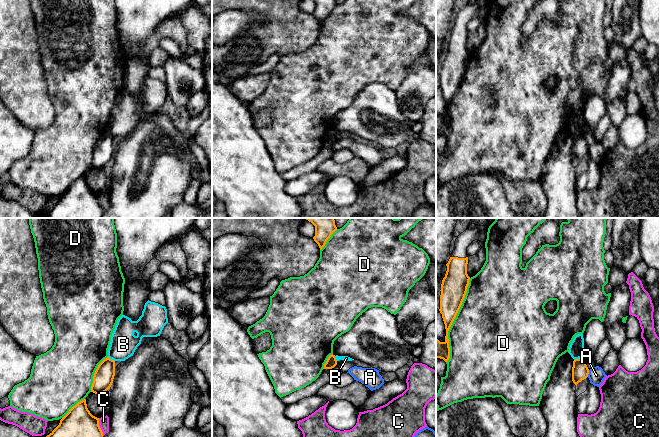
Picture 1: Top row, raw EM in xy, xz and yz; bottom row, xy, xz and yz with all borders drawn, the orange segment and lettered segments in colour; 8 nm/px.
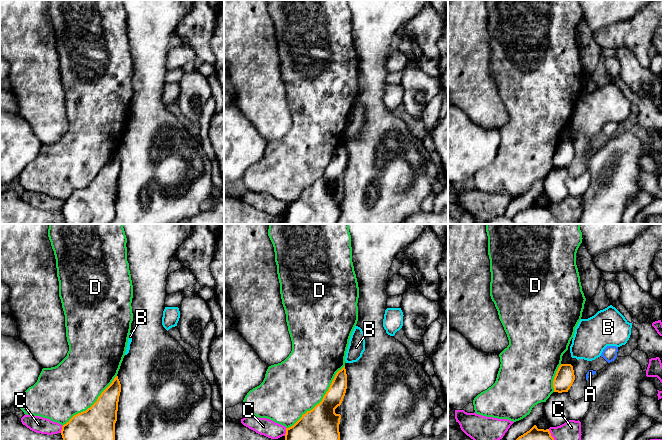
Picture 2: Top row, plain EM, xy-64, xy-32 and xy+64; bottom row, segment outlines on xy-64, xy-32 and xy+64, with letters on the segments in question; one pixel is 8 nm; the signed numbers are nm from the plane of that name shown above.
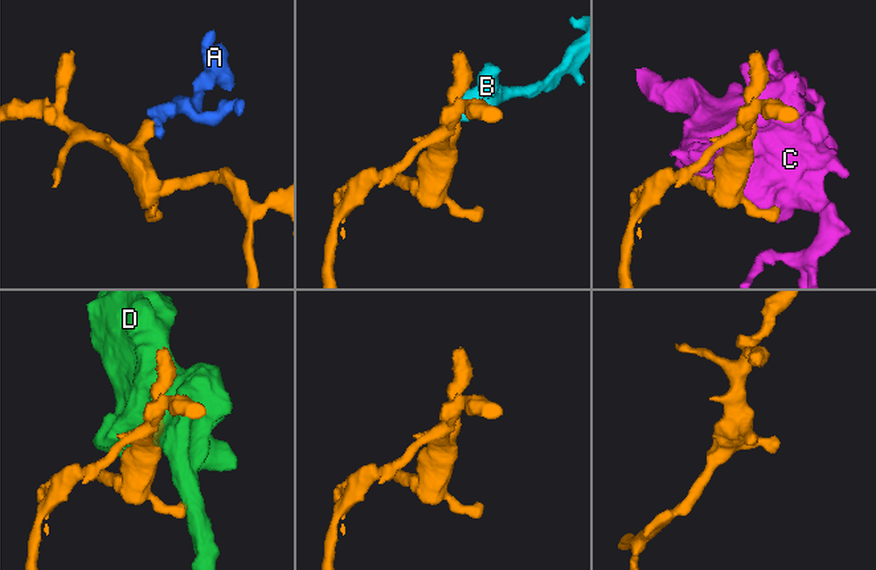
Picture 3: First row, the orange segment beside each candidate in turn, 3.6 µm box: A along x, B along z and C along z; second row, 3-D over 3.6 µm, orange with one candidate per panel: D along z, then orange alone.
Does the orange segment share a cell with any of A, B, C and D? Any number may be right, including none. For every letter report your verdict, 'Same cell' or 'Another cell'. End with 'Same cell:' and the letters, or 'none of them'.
A: Another cell
B: Another cell
C: Another cell
D: Another cell
Same cell: none of them

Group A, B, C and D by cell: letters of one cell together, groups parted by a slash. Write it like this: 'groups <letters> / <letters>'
groups A / B / C / D

